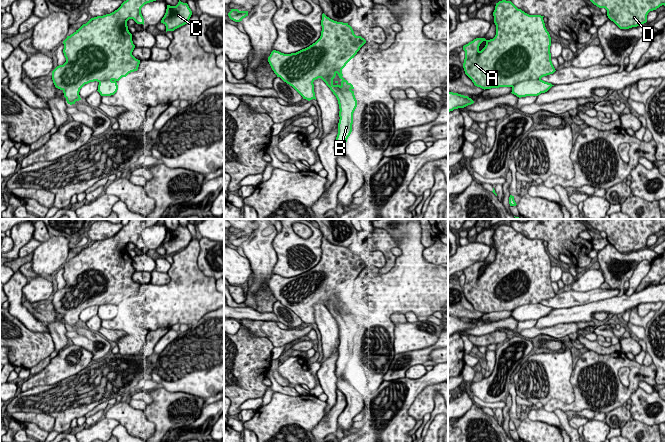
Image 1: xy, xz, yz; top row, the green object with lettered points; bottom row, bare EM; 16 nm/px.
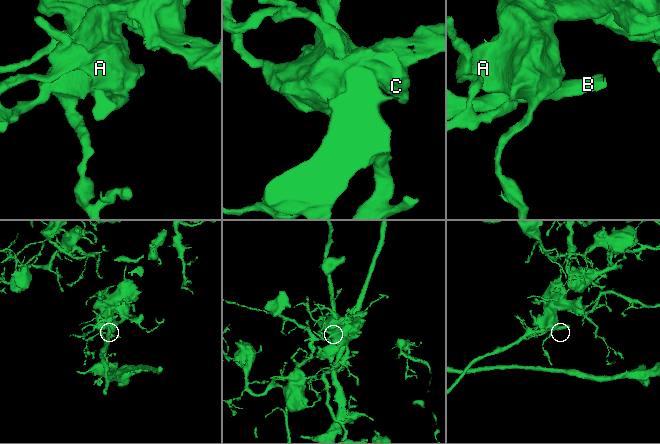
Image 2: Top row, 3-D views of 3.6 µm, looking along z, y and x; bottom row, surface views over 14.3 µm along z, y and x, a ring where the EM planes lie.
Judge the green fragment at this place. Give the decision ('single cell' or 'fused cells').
fused cells

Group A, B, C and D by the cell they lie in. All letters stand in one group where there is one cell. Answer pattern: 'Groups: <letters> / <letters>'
Groups: A C D / B

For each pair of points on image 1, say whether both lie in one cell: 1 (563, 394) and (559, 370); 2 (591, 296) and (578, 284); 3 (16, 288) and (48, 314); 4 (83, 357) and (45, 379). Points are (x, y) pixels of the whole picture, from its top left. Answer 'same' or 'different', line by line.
1: same
2: different
3: different
4: same

